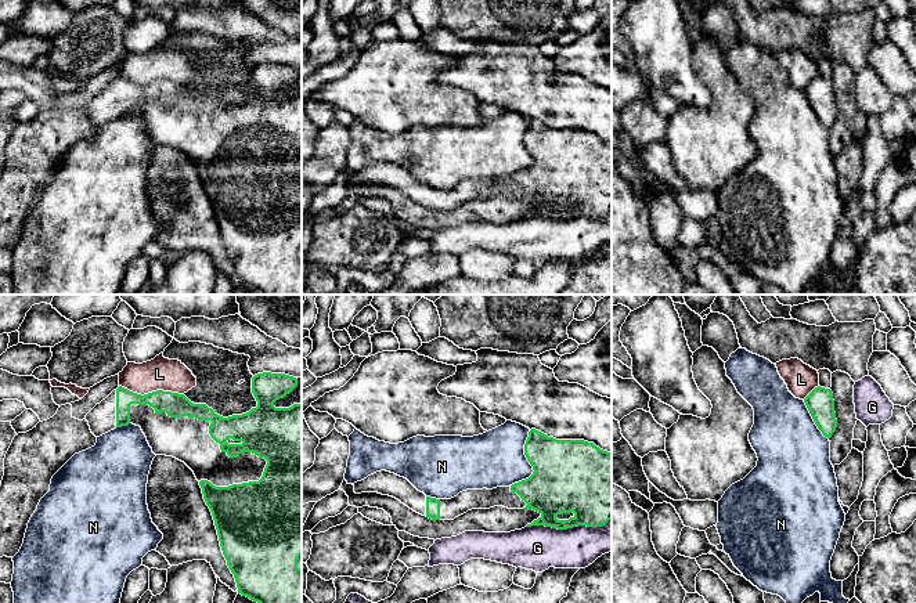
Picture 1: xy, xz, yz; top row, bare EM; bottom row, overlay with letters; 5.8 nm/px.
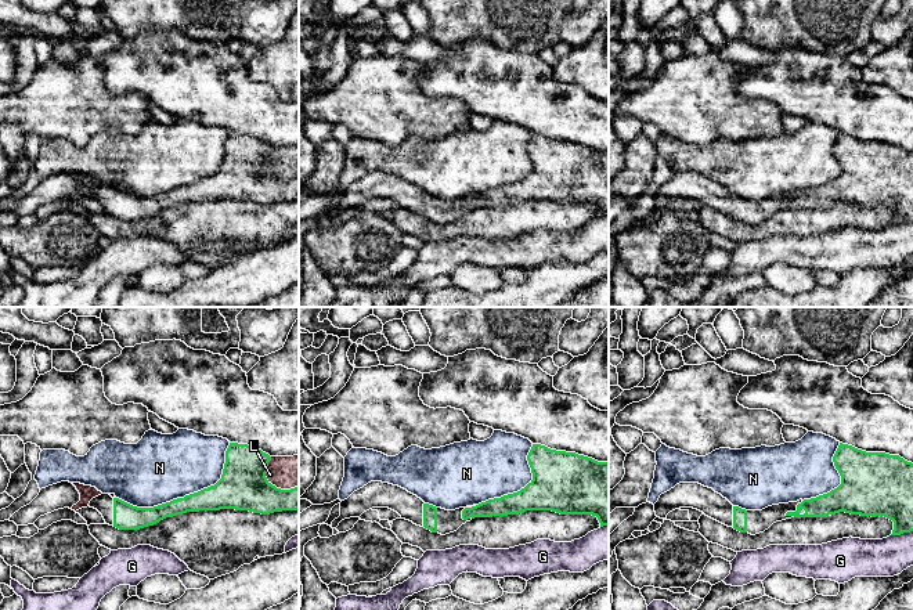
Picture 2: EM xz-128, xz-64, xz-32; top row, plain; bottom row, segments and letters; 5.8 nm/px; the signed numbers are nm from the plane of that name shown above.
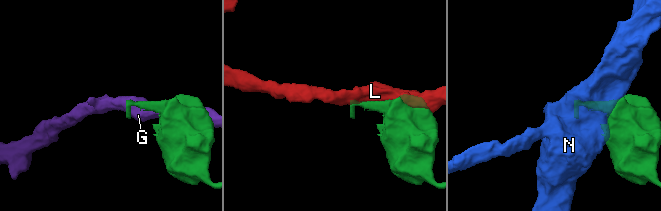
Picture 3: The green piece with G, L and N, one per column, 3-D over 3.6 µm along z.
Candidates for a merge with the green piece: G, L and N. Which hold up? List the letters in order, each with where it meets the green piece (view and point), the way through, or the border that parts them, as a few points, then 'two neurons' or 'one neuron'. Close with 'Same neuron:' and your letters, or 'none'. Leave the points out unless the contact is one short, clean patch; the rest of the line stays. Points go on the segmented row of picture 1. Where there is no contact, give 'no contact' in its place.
G: xz (568, 527) | two neurons
L: xy (151, 393) | two neurons
N: xz (529, 461) | two neurons
Same neuron: none

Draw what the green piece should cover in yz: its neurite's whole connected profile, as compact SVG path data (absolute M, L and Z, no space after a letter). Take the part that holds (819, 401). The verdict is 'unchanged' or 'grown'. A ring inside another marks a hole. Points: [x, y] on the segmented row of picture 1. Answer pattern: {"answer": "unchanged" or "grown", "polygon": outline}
{"answer": "unchanged", "polygon": "M818 386L804 398L804 402L818 429L830 438L837 427L832 390Z"}

